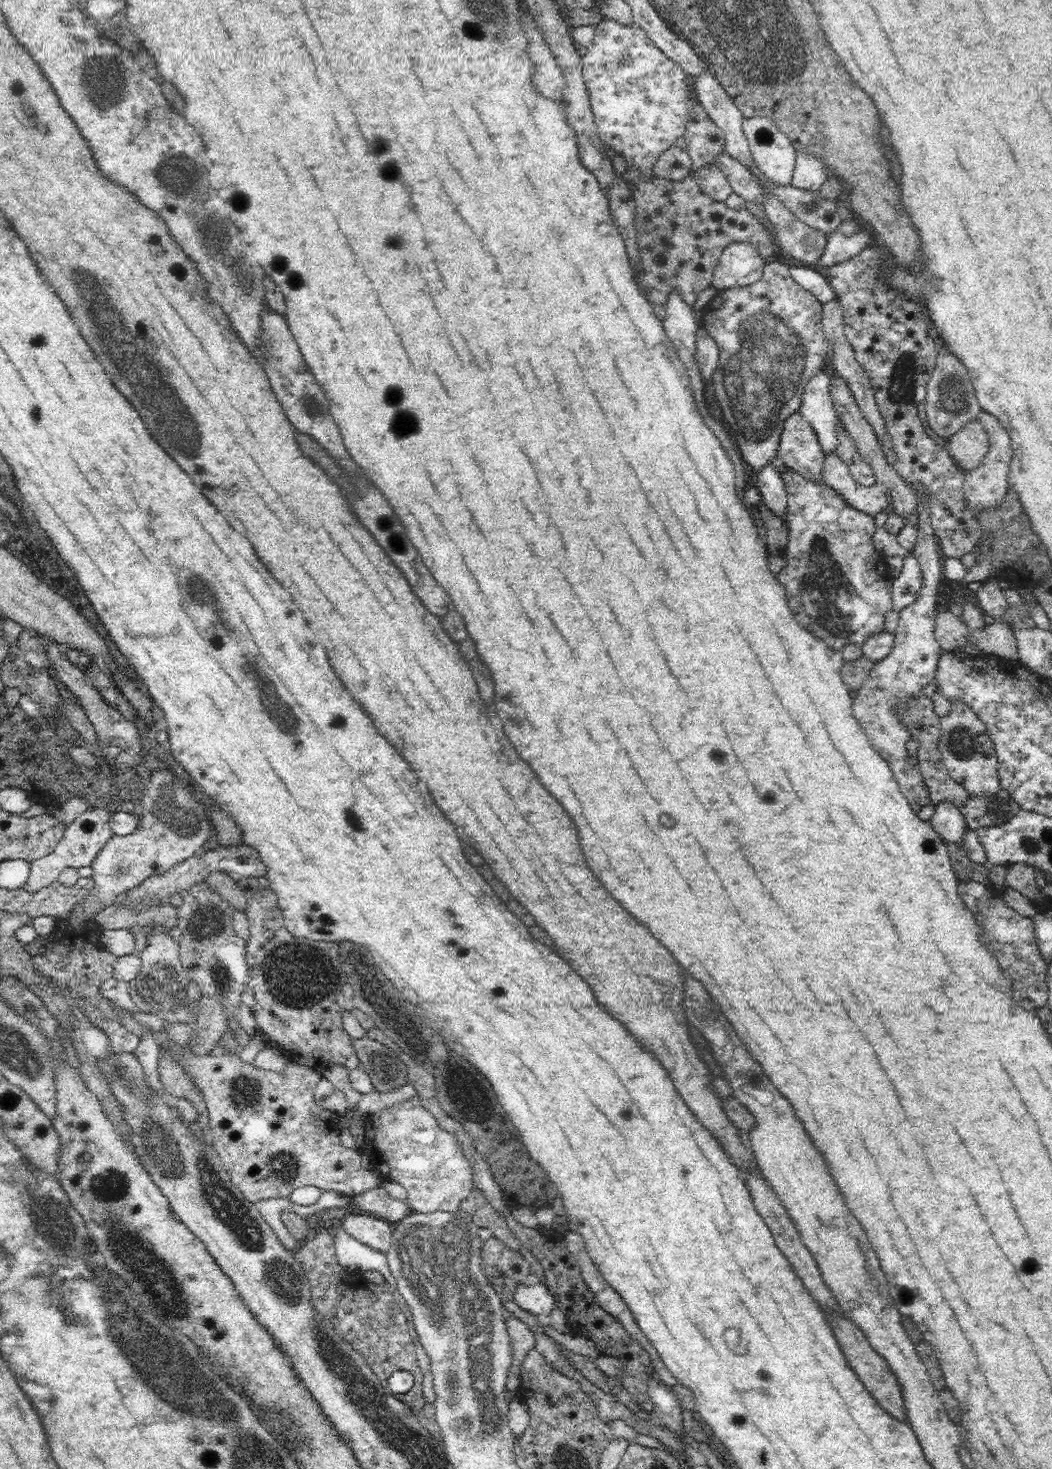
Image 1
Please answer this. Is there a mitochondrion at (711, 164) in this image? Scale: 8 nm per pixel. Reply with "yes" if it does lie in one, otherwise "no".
no

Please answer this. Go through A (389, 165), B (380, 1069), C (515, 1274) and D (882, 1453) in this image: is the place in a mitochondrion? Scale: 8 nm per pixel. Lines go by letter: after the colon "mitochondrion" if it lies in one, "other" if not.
A: mitochondrion
B: mitochondrion
C: other
D: other

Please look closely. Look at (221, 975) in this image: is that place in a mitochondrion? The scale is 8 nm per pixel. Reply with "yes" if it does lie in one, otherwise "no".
yes

